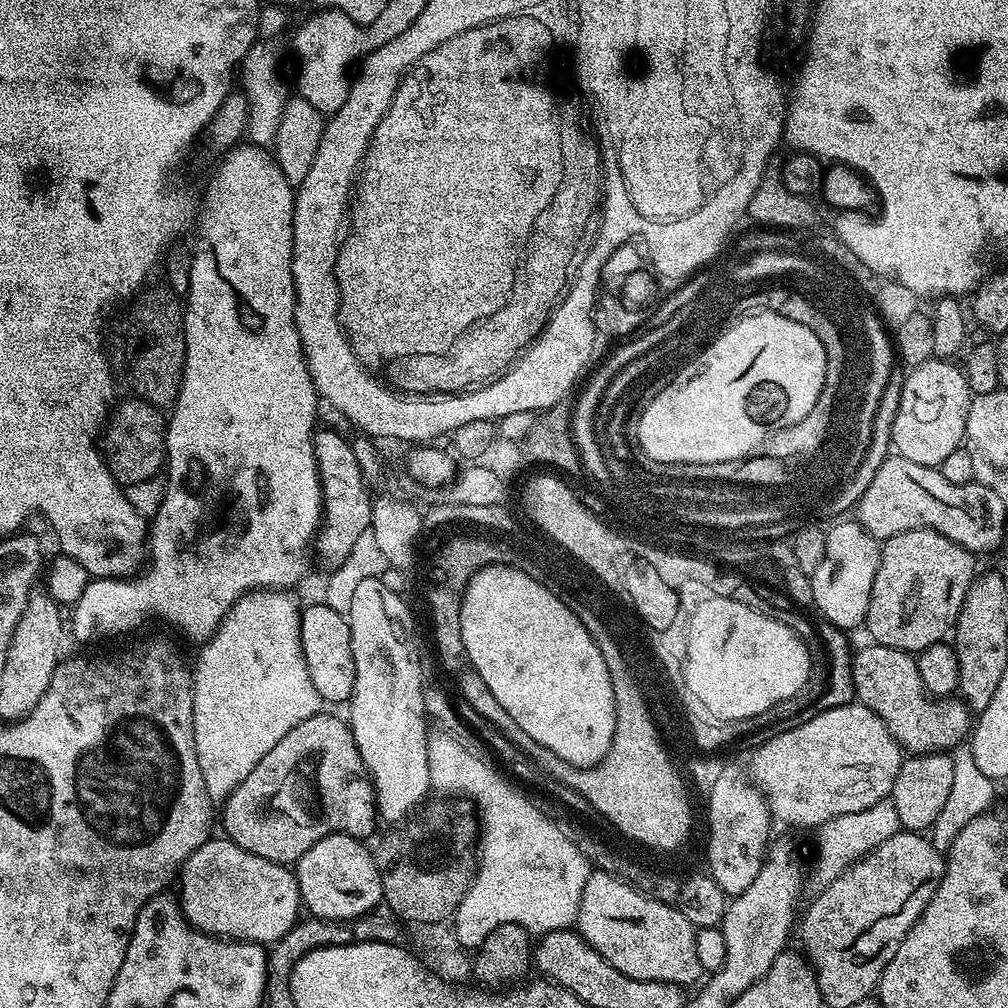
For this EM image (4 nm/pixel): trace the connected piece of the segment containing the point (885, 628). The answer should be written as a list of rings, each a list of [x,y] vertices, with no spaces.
[[[906,530],[883,541],[878,574],[870,590],[866,629],[875,643],[919,654],[953,631],[962,602],[978,575],[977,557],[930,530]]]

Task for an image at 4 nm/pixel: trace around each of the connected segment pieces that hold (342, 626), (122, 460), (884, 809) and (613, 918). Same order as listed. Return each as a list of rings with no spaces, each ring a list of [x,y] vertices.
[[[323,602],[312,604],[309,608],[307,605],[300,613],[300,645],[306,670],[310,670],[310,682],[314,682],[314,690],[318,690],[321,701],[325,705],[343,705],[351,701],[356,671],[352,665],[352,639],[348,617],[338,614]]]
[[[131,399],[117,403],[102,433],[102,451],[108,469],[111,476],[124,488],[155,479],[161,473],[167,459],[166,418],[163,411],[142,399]]]
[[[891,799],[879,800],[874,802],[874,806],[866,806],[866,810],[835,816],[819,825],[814,832],[816,865],[812,868],[812,880],[816,883],[815,887],[821,889],[834,882],[834,878],[838,878],[838,874],[842,874],[855,860],[860,860],[878,846],[882,846],[886,838],[890,838],[898,831],[901,831],[898,810],[894,810]]]
[[[596,870],[589,875],[582,890],[575,927],[581,938],[598,950],[598,954],[606,958],[614,970],[630,978],[681,986],[689,986],[696,979],[701,979],[698,949],[694,946],[696,929],[679,907],[647,896],[611,871]]]

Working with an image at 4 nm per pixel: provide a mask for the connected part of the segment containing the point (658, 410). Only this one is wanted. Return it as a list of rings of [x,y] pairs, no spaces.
[[[759,311],[755,313],[753,321],[743,325],[741,329],[736,330],[730,338],[722,342],[714,350],[714,354],[706,354],[706,362],[698,362],[694,368],[696,376],[689,375],[687,380],[678,386],[669,384],[662,389],[660,393],[646,406],[641,420],[638,422],[638,434],[636,441],[640,448],[650,458],[654,458],[659,463],[726,463],[728,461],[741,461],[745,457],[750,457],[757,451],[759,443],[763,441],[764,436],[771,431],[782,430],[788,422],[799,420],[805,410],[810,410],[819,400],[819,395],[823,392],[824,379],[826,378],[826,350],[822,342],[806,326],[798,322],[790,322],[790,318],[781,316],[778,312]]]

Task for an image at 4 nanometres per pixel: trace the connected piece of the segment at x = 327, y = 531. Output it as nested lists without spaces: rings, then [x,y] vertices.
[[[328,428],[317,431],[312,437],[316,469],[320,475],[320,489],[324,495],[324,514],[318,539],[314,544],[314,556],[326,570],[342,566],[350,555],[354,542],[362,532],[372,526],[372,508],[374,496],[368,492],[370,485],[364,481],[358,458],[354,458],[352,441],[346,435]]]

